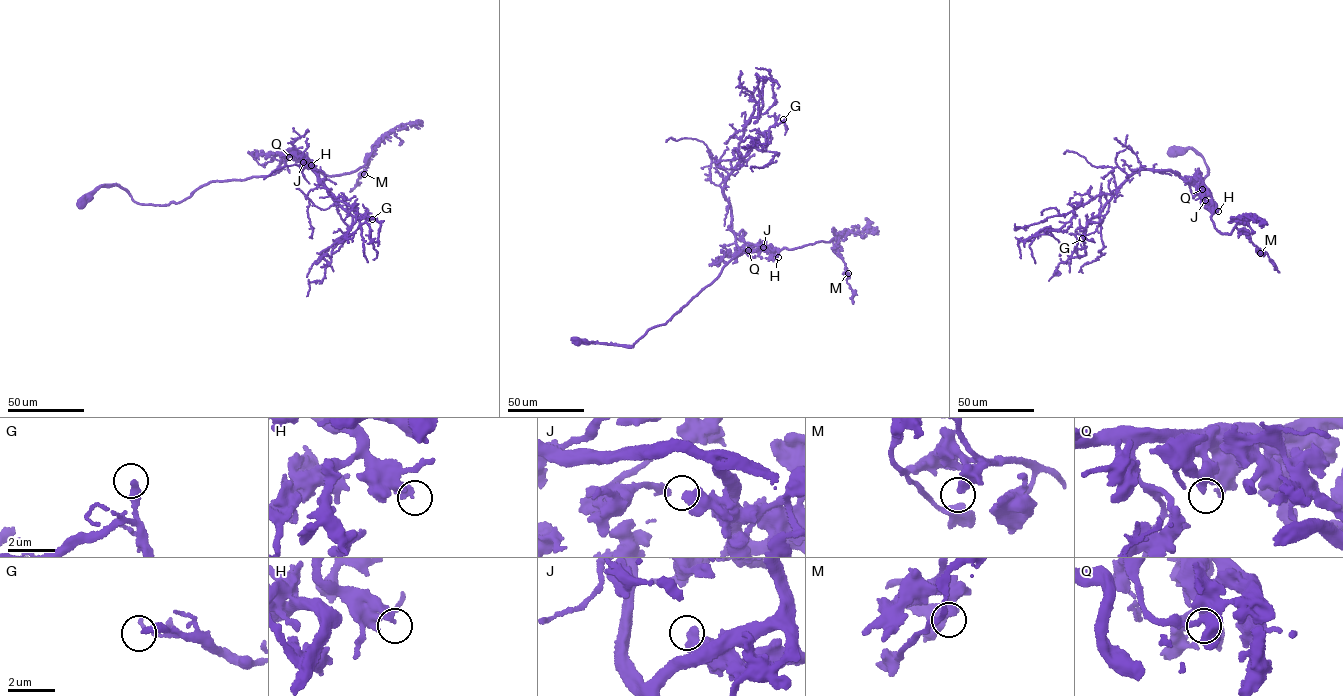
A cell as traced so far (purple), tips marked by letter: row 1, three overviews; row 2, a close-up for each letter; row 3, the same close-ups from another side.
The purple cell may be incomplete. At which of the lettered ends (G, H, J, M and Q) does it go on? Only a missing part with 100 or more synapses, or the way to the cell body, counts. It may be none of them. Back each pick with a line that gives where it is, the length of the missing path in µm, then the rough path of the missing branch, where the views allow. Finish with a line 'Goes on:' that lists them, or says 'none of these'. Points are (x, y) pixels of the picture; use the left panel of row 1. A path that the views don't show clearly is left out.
H: Place: (311, 165). Missing length about 50 µm. Course of what is missing: (311, 165), (310, 176), (299, 193), (304, 200), (306, 197)
Goes on: H

